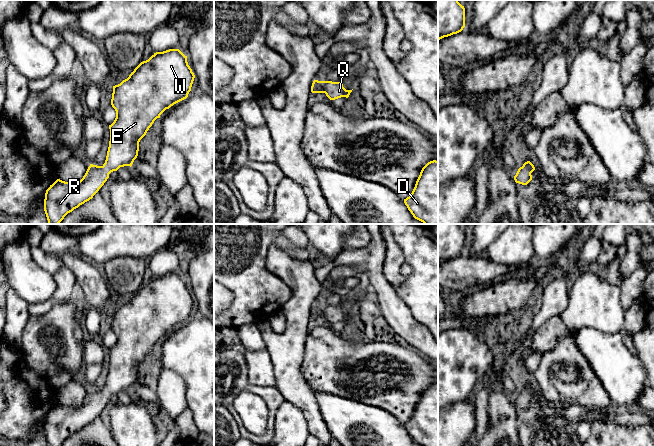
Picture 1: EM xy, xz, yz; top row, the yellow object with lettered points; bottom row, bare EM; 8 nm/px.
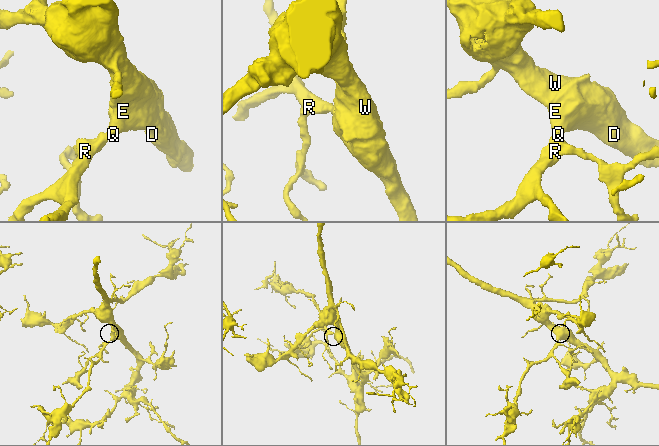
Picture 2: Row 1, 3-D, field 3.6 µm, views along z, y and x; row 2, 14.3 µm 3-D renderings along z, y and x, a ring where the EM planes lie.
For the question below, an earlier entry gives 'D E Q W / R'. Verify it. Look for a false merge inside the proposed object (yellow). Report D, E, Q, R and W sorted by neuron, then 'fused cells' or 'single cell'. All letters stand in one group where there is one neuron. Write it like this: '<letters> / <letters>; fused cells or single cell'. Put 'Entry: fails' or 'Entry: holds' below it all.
D E Q R W; single cell
Entry: fails

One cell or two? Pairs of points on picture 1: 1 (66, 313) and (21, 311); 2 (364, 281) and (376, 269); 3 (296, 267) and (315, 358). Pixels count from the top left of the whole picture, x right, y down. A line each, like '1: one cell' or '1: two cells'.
1: two cells
2: two cells
3: two cells

